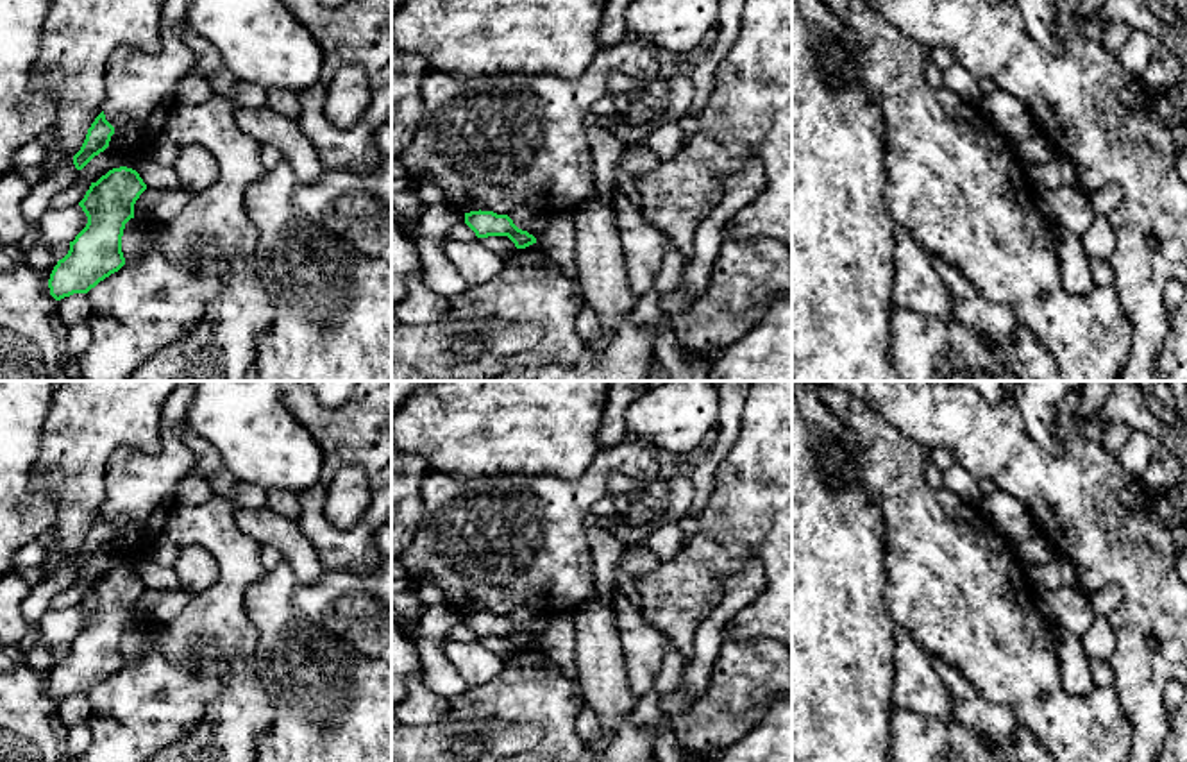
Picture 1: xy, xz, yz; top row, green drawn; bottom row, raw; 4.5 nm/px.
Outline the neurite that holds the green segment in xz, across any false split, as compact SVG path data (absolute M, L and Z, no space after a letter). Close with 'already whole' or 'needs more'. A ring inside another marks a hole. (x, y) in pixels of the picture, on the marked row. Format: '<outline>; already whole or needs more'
M470 211L465 213L465 224L476 233L477 238L508 236L517 249L526 249L536 243L536 238L527 231L518 229L508 215L493 211Z; already whole

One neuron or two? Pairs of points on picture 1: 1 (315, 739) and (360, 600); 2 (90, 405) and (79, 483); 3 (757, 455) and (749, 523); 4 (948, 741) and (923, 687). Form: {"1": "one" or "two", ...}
{"1": "one", "2": "one", "3": "one", "4": "two"}

